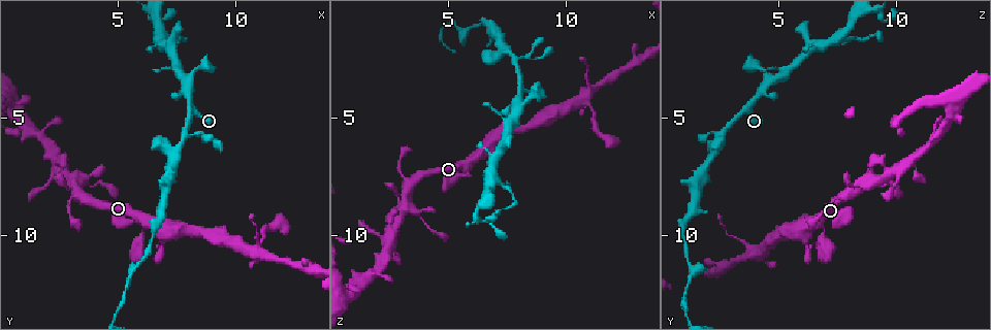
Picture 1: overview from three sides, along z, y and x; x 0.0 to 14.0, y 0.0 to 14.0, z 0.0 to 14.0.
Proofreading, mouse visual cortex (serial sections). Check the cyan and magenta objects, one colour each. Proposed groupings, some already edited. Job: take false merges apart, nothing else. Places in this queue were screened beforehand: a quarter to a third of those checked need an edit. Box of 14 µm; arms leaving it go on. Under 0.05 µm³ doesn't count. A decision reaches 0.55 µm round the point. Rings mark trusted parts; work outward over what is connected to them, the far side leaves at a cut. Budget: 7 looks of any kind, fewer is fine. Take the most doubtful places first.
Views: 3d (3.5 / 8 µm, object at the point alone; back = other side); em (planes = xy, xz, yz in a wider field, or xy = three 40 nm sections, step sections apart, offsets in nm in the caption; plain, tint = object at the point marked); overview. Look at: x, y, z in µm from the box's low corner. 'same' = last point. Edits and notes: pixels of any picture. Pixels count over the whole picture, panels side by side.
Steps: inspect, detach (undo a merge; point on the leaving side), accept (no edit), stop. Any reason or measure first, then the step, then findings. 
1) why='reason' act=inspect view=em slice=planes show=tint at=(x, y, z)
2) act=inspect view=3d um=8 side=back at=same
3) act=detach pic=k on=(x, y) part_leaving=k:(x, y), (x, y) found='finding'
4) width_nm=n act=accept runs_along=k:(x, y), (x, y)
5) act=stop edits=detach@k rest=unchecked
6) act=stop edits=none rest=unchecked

why='narrows sharply' act=inspect view=3d um=3.5 side=back at=(2.7, 7.2, 10.9)

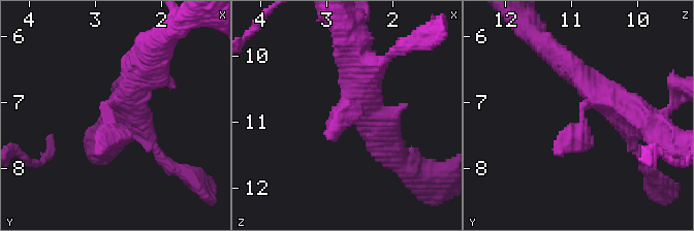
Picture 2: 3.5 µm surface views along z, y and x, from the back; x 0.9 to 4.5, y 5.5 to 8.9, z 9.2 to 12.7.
act=inspect view=em slice=xy step=2 show=plain at=(2.80, 7.20, 10.80)

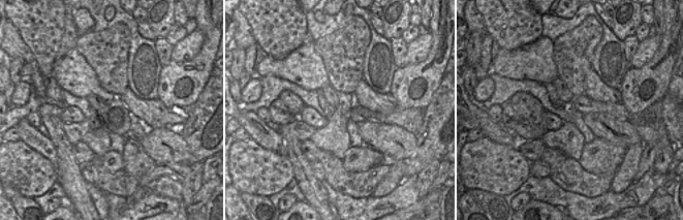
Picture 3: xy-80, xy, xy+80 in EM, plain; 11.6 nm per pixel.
why='where the object lies' act=inspect view=em slice=xy step=2 show=tint at=same

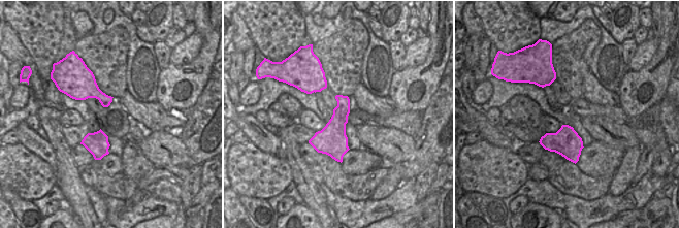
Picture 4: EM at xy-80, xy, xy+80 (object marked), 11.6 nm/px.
act=accept runs_along=2:(628, 113), (591, 101), (560, 155) found='one cell here'

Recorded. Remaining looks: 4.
why='sudden change in width' act=inspect view=3d um=3.5 at=(7.6, 1.6, 8.0)

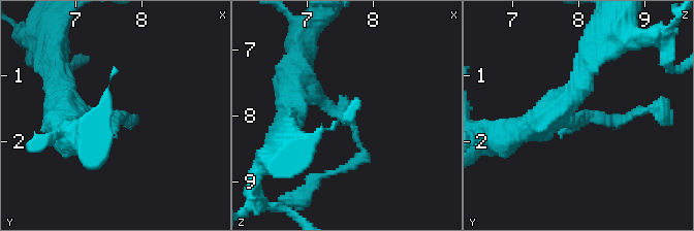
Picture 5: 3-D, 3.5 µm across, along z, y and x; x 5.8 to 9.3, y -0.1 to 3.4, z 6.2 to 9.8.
arm_widths_nm=150,450 act=inspect view=em slice=xy step=2 show=tint at=(7.60, 1.65, 8.05)

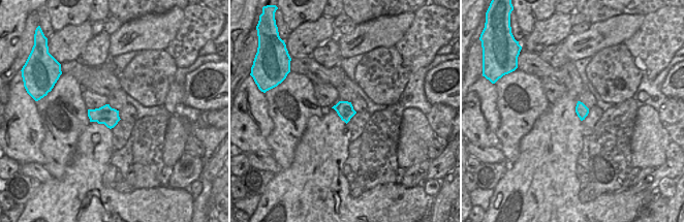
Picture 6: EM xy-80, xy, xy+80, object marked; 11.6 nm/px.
act=detach pic=5 on=(608, 119) part_leaving=5:(581, 119), (627, 119), (640, 109) found='two cells meet here'

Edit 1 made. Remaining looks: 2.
act=stop edits=detach@5 rest=unchecked

